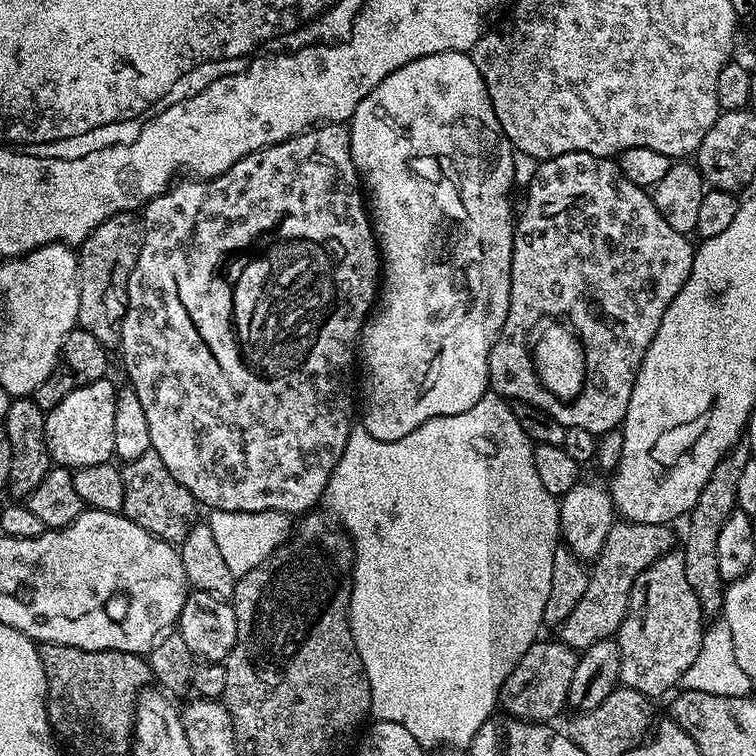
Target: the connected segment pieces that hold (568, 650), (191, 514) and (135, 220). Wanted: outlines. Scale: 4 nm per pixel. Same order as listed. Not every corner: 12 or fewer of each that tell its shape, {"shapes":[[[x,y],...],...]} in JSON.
{"shapes":[[[537,639],[499,707],[529,722],[565,711],[577,649]],[[156,452],[122,468],[123,515],[167,544],[197,523],[194,494]],[[119,212],[78,248],[76,322],[120,342],[143,219]]]}

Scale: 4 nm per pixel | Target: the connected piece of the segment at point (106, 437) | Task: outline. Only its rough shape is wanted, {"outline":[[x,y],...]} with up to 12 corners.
{"outline":[[117,385],[70,390],[44,417],[53,465],[113,459]]}

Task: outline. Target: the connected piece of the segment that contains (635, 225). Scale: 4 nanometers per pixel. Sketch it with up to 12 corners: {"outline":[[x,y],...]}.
{"outline":[[607,156],[540,162],[491,391],[620,428],[694,244]]}

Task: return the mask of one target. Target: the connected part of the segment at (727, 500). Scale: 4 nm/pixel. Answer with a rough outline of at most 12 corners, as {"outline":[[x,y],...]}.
{"outline":[[741,442],[686,516],[686,582],[708,614],[724,607],[718,534],[737,511],[750,462]]}

